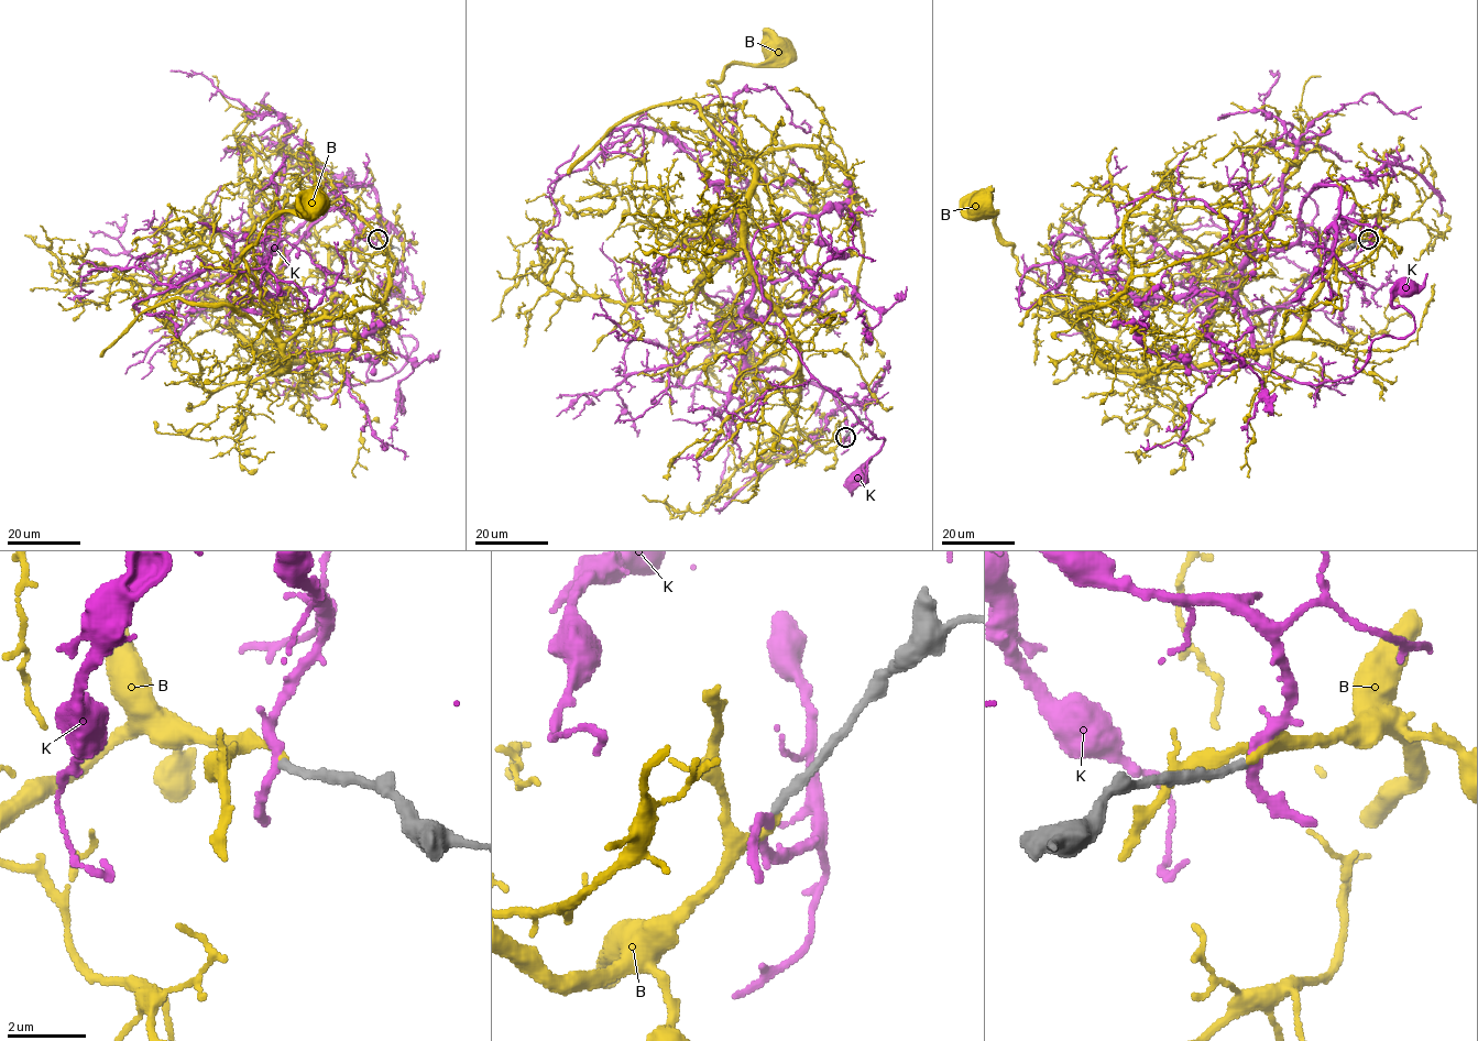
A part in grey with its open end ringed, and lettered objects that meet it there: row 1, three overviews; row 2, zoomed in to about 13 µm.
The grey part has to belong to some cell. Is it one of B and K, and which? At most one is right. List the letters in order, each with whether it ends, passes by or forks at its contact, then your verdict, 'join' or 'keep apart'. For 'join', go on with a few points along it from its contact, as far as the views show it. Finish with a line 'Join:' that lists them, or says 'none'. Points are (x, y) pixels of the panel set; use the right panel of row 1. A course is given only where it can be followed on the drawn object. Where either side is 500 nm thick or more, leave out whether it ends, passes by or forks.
B: it ends; join; course (1369, 240), (1383, 239), (1332, 272), (1303, 326), (1268, 349), (1106, 369), (981, 208)
K: it passes by; keep apart
Join: B

